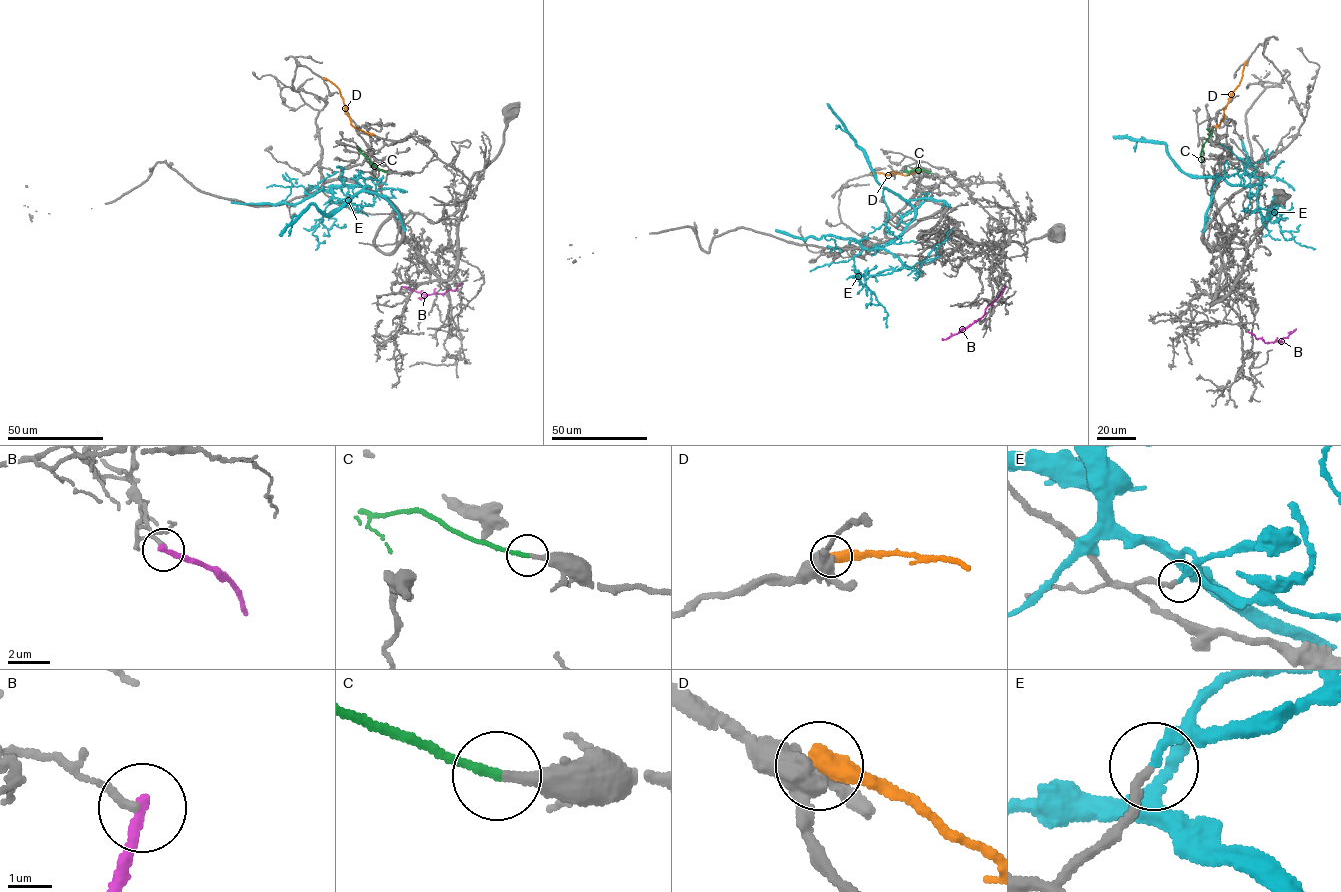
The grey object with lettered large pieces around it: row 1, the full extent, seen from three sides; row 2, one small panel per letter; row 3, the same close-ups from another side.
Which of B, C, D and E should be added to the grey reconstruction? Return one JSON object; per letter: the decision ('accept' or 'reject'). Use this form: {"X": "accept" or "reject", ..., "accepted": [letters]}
{"B": "reject", "C": "accept", "D": "reject", "E": "reject", "accepted": ["C"]}

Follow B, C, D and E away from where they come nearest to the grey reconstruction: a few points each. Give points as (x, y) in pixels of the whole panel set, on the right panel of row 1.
B: (1248, 332), (1268, 343), (1278, 341), (1293, 330)
C: (1201, 163), (1202, 147), (1211, 133), (1206, 128)
D: (1245, 61), (1240, 83), (1228, 99), (1222, 120), (1215, 128)
E: (1254, 195), (1261, 180), (1254, 186), (1240, 186), (1210, 175), (1185, 174), (1164, 144), (1113, 136)

